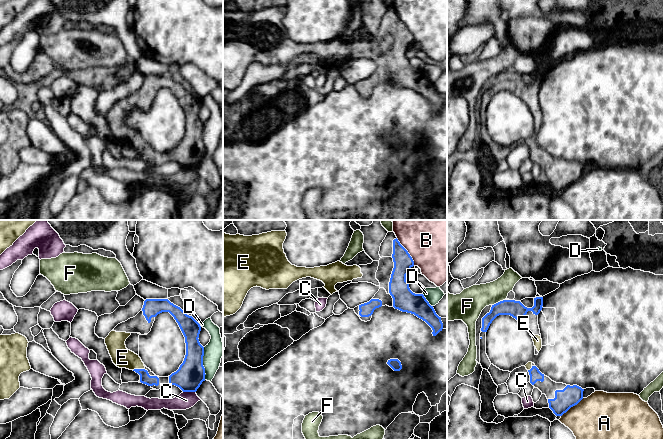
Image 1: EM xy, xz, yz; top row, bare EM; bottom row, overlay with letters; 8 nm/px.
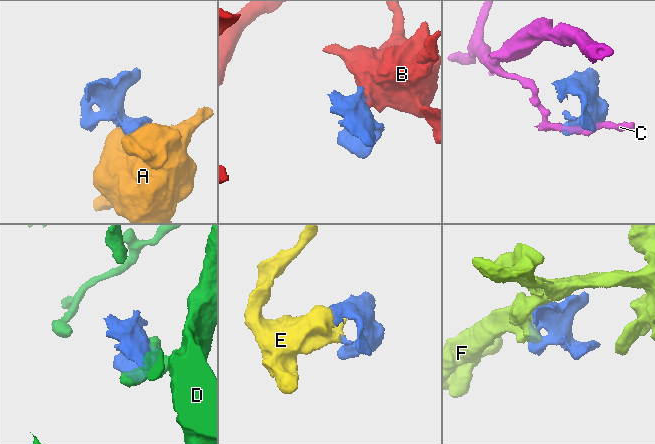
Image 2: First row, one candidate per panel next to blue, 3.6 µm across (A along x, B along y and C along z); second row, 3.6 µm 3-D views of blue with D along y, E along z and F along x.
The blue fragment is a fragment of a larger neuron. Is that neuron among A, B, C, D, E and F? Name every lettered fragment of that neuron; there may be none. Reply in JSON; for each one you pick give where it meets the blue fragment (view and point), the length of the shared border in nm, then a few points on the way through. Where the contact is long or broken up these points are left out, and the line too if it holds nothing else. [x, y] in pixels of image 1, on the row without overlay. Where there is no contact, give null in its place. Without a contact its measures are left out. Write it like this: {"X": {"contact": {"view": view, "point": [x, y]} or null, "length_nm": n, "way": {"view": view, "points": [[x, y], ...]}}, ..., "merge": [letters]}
{"E": {"contact": {"view": "xy", "point": [138, 145]}, "length_nm": 90}, "merge": ["E"]}

